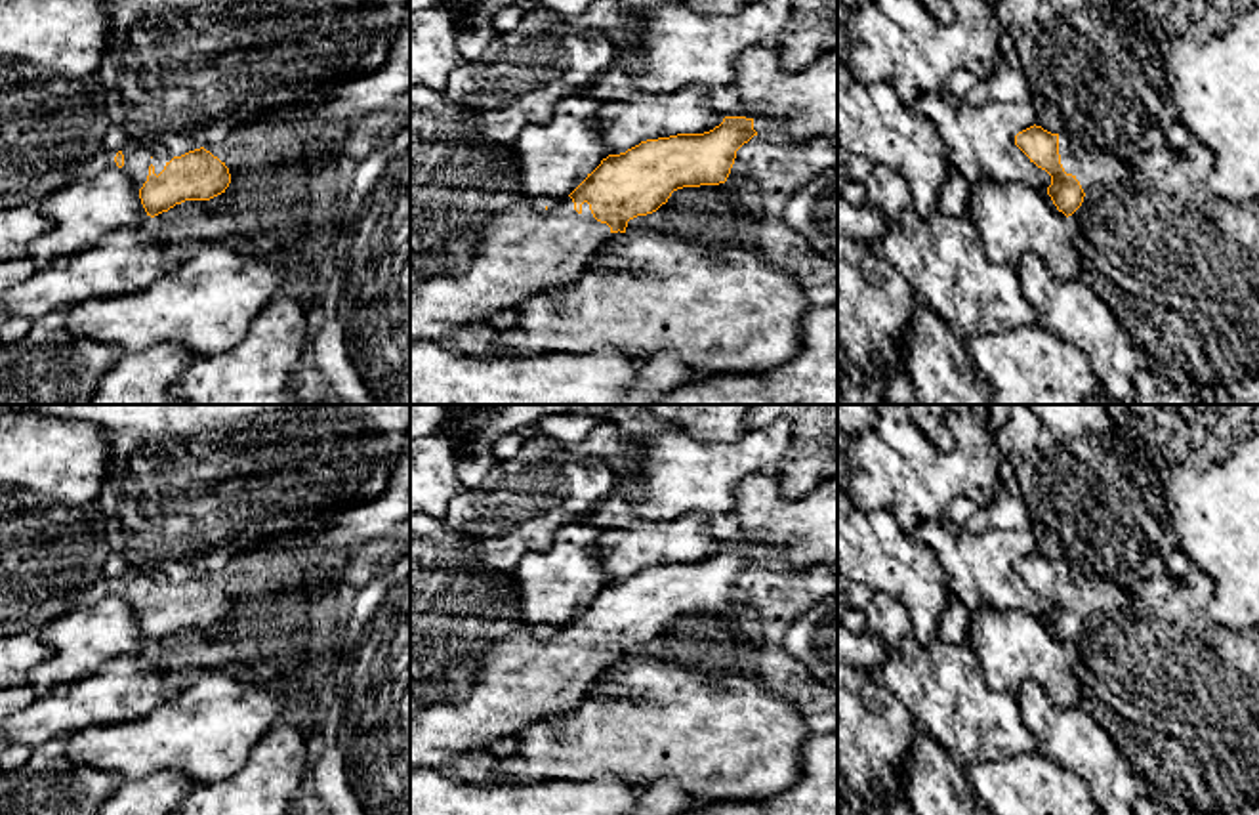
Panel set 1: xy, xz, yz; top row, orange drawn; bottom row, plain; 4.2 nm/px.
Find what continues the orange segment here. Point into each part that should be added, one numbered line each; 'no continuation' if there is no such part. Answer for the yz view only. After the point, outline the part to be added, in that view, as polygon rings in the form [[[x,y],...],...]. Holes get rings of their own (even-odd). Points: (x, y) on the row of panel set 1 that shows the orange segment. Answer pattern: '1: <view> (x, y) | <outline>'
1: yz (1090, 168) | [[[1059,134],[1059,155],[1064,172],[1072,174],[1080,181],[1084,193],[1089,193],[1099,183],[1106,183],[1116,174],[1110,162],[1082,149],[1066,134]]]

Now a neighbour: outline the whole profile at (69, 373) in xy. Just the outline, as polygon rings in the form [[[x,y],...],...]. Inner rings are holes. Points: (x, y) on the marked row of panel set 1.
[[[95,340],[25,349],[0,344],[0,405],[90,405],[122,349]]]

